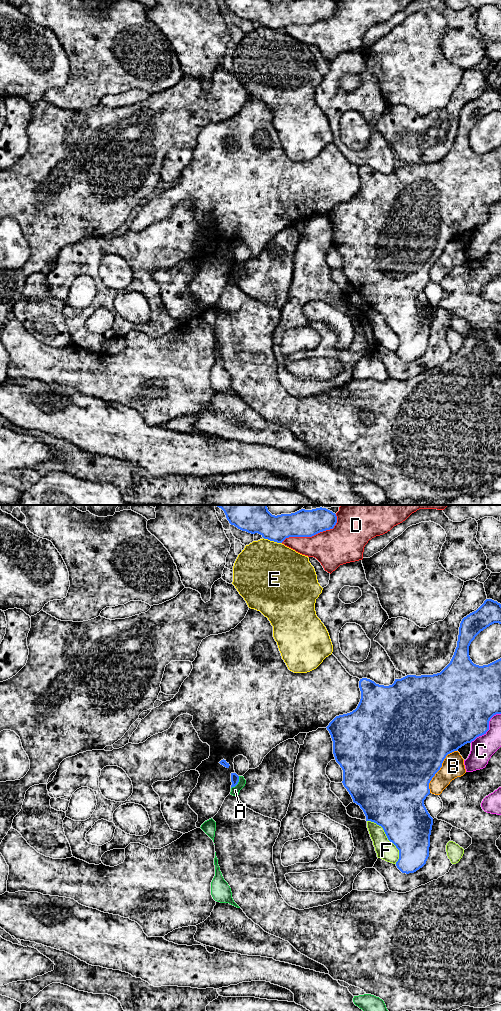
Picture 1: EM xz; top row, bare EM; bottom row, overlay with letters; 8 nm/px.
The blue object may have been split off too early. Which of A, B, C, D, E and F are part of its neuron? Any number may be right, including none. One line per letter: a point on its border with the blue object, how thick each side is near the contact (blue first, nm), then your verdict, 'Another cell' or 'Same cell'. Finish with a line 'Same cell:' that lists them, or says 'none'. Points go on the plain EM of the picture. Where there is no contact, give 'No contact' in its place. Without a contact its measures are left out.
A: Touches blue at xz (237, 271). Thickness 60 nm (blue) against 70 nm. Another cell
B: Touches blue at xz (439, 257). Thickness 500 nm (blue) against 180 nm. Another cell
C: Touches blue at xz (488, 216). Thickness 460 nm (blue) against 190 nm. Another cell
D: Touches blue at xz (312, 23). Thickness 200 nm (blue) against 300 nm. Another cell
E: Touches blue at xz (272, 28). Thickness 200 nm (blue) against 480 nm. Another cell
F: Touches blue at xz (387, 325). Thickness 400 nm (blue) against 160 nm. Another cell
Same cell: none

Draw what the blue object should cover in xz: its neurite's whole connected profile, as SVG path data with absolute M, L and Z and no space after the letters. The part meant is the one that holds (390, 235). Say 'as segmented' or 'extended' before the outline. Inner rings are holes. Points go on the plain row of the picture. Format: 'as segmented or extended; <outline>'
as segmented; M486 87L484 91L474 100L464 105L460 111L457 135L450 151L440 160L433 163L407 163L401 167L395 167L389 174L376 172L374 169L362 166L359 169L361 187L355 198L350 201L336 204L326 215L333 229L333 242L336 250L343 258L343 273L351 283L353 290L363 298L366 309L371 309L381 314L390 330L399 338L399 347L396 350L397 356L402 361L414 361L422 356L429 345L430 323L433 313L433 306L428 301L424 288L430 282L429 271L435 262L442 255L446 244L467 231L471 231L477 225L486 222L489 218L489 209L496 203L501 202L501 146L488 152L479 154L472 150L469 144L469 134L475 125L484 117L494 111L501 112L501 92L492 87Z

